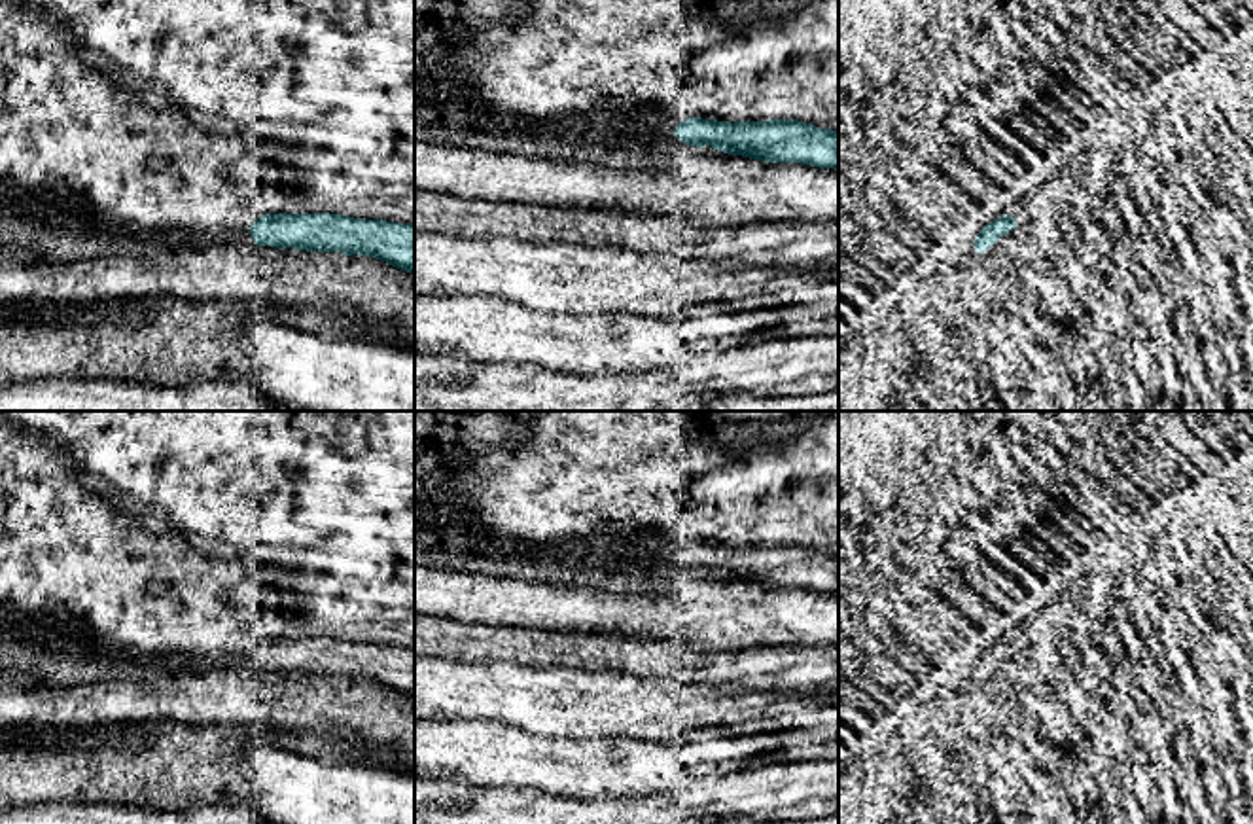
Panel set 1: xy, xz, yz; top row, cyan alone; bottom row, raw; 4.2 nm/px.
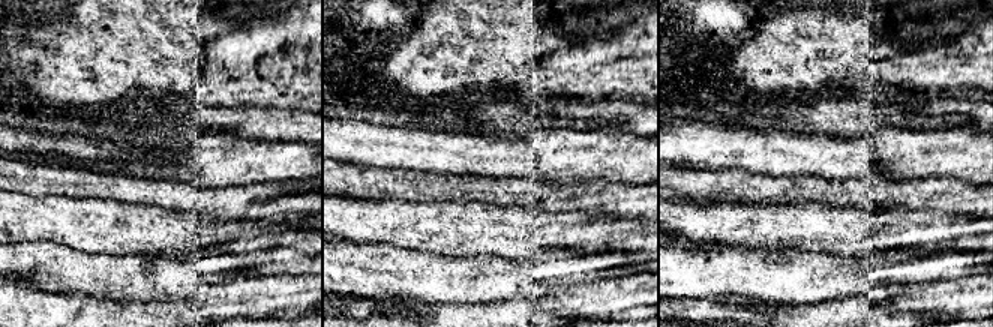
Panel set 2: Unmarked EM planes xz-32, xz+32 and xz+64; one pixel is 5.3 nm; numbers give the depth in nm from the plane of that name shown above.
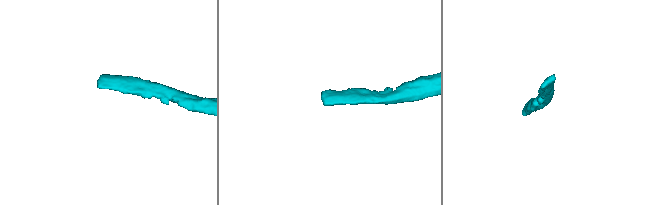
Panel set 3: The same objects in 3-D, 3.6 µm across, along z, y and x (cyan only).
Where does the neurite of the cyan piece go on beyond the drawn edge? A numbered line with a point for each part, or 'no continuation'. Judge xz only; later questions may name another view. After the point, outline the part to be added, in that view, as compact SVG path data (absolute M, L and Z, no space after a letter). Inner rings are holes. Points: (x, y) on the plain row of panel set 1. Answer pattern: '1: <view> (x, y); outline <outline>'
1: xz (644, 561); outline M636 546L619 547L628 561L644 574L666 574L666 572L685 572L687 576L697 576L697 570L685 570L674 557L662 559L651 555Z

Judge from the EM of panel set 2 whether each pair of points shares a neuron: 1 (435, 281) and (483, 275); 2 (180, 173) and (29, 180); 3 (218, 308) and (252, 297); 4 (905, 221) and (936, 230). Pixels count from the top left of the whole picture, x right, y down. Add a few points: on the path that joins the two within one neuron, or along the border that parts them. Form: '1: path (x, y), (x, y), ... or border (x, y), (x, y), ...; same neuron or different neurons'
1: path (447, 279), (471, 279); same neuron
2: border (89, 167), (96, 171), (147, 177), (158, 182); different neurons
3: path (227, 299), (243, 297); same neuron
4: path (912, 228), (929, 228); same neuron

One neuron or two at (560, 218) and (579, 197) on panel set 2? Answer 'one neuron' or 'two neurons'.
two neurons

